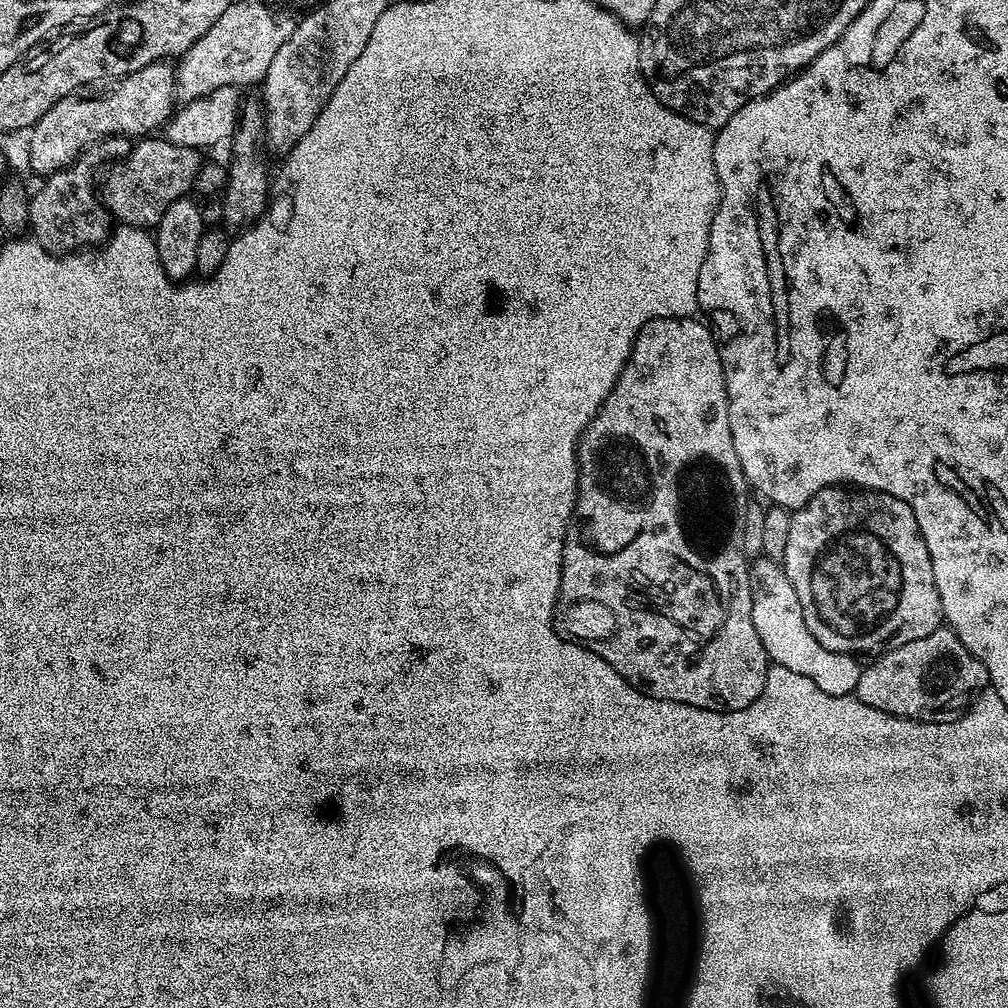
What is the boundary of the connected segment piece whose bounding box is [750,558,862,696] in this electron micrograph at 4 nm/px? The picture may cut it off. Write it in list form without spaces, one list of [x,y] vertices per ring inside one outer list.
[[[760,558],[757,564],[755,561],[751,565],[750,575],[754,630],[758,630],[758,638],[762,638],[769,661],[786,666],[786,670],[794,670],[794,674],[810,678],[810,682],[814,682],[818,690],[826,690],[826,694],[853,695],[862,671],[861,661],[846,652],[826,650],[826,646],[822,646],[822,642],[810,634],[810,626],[806,626],[806,618],[802,618],[798,594],[794,594],[794,586],[790,586],[790,578],[786,578],[783,567],[775,560]]]

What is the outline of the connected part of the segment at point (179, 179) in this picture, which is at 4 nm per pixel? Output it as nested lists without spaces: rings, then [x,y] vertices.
[[[154,138],[137,139],[127,156],[119,162],[113,163],[103,173],[103,175],[105,174],[104,181],[101,179],[98,184],[98,195],[103,200],[109,214],[120,224],[128,224],[131,228],[155,229],[156,224],[162,222],[162,214],[166,214],[166,210],[170,210],[170,206],[174,206],[174,202],[185,199],[195,189],[196,175],[199,174],[202,165],[201,149],[178,146],[163,138],[152,139]]]

